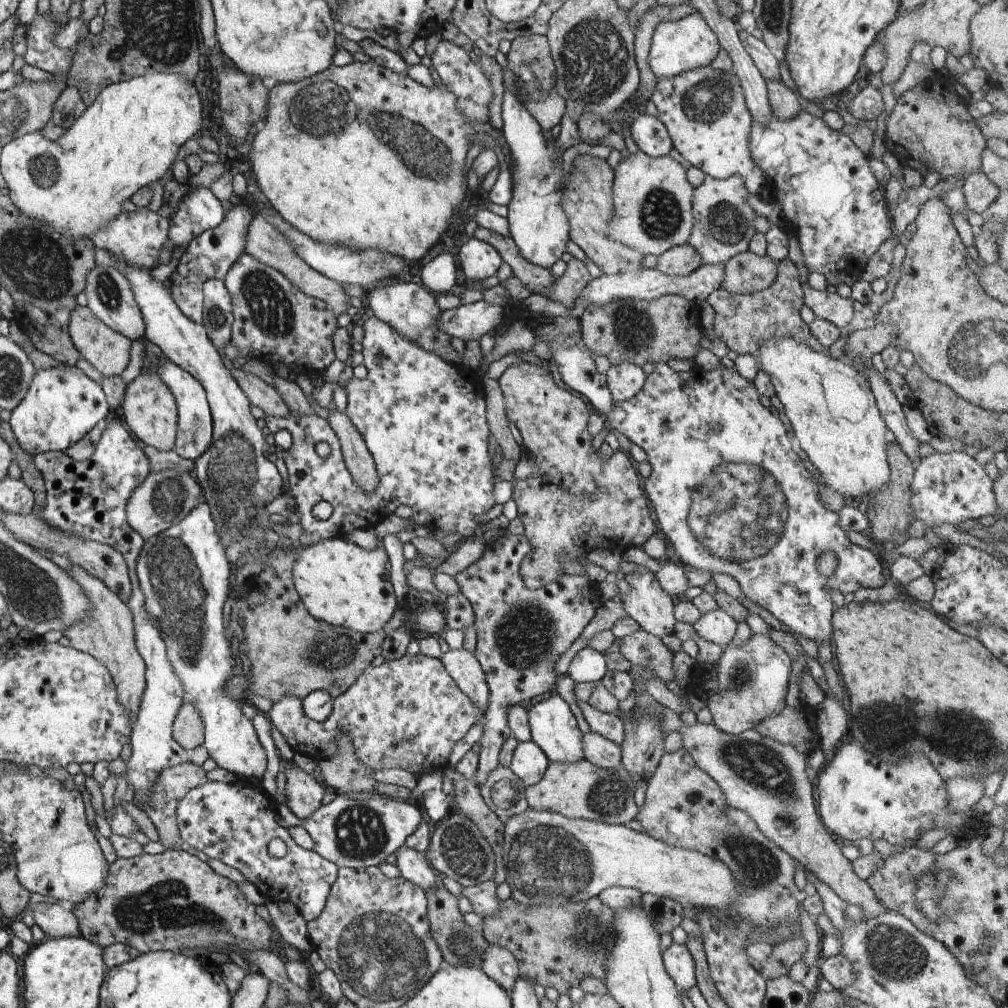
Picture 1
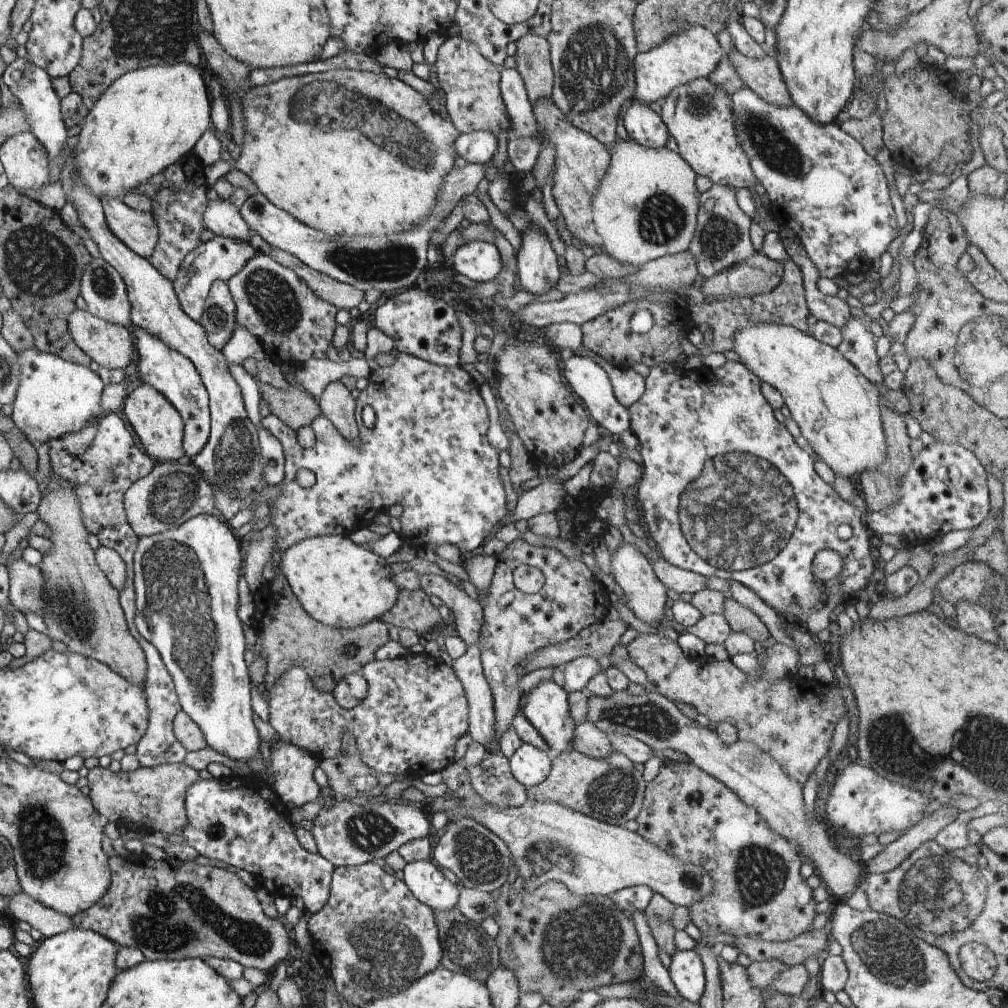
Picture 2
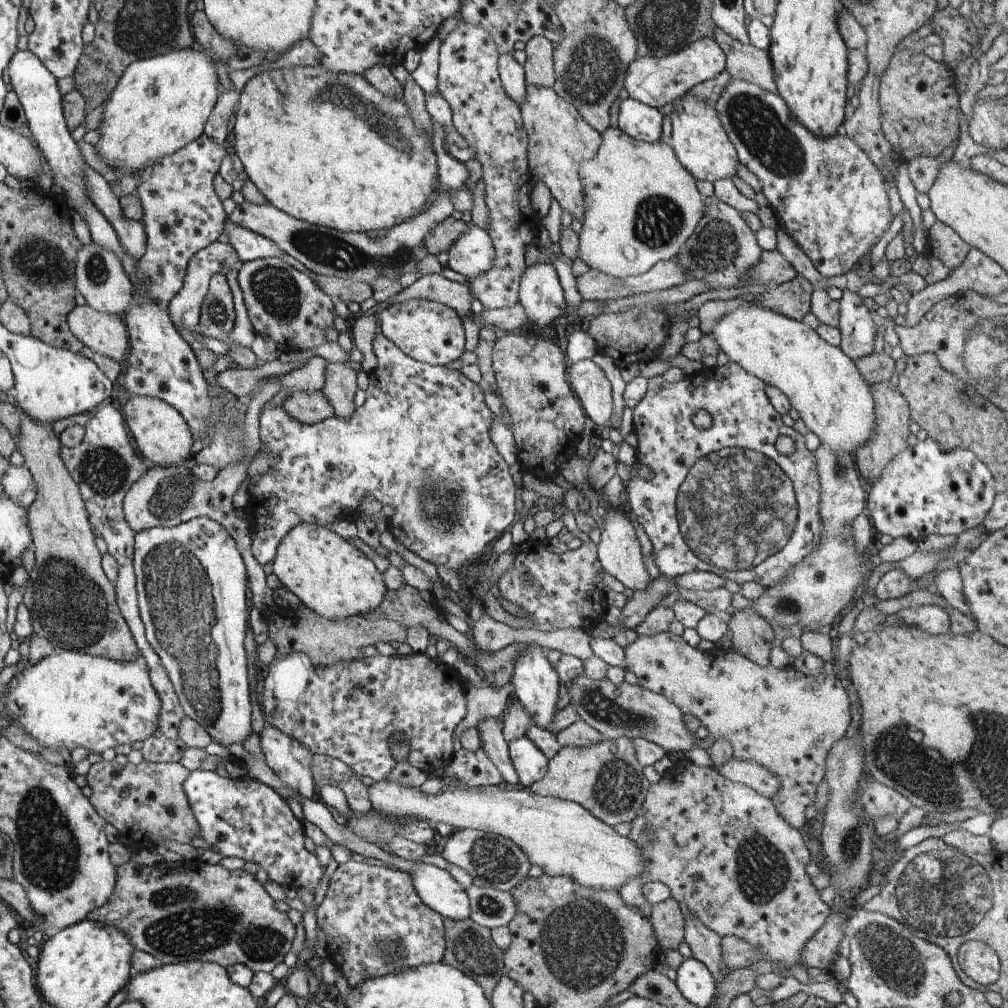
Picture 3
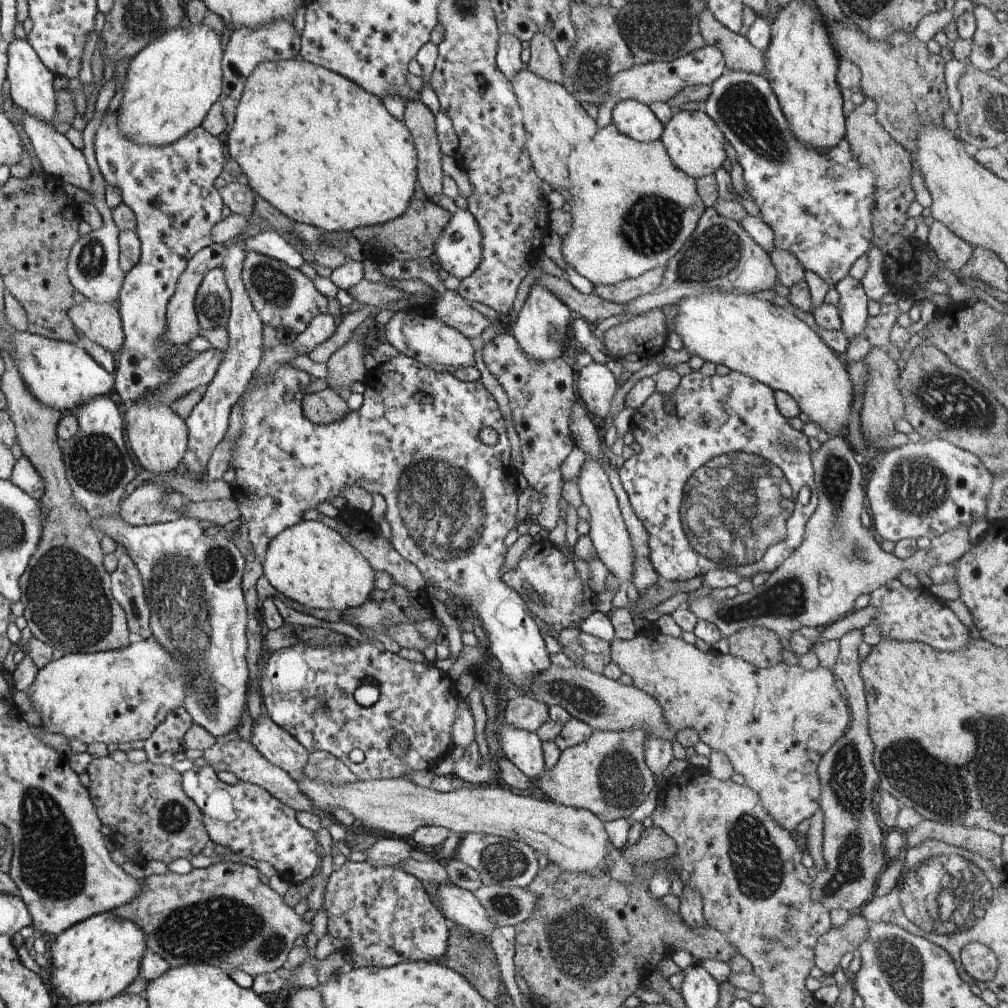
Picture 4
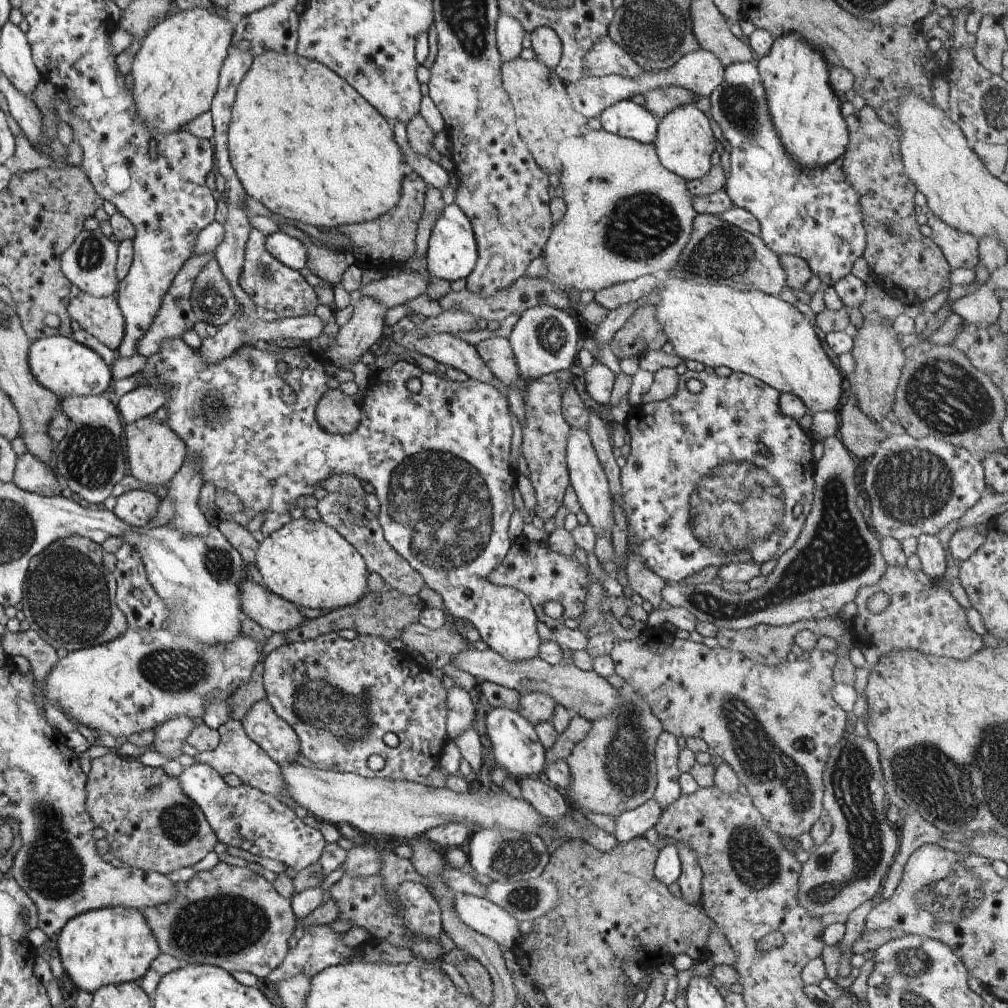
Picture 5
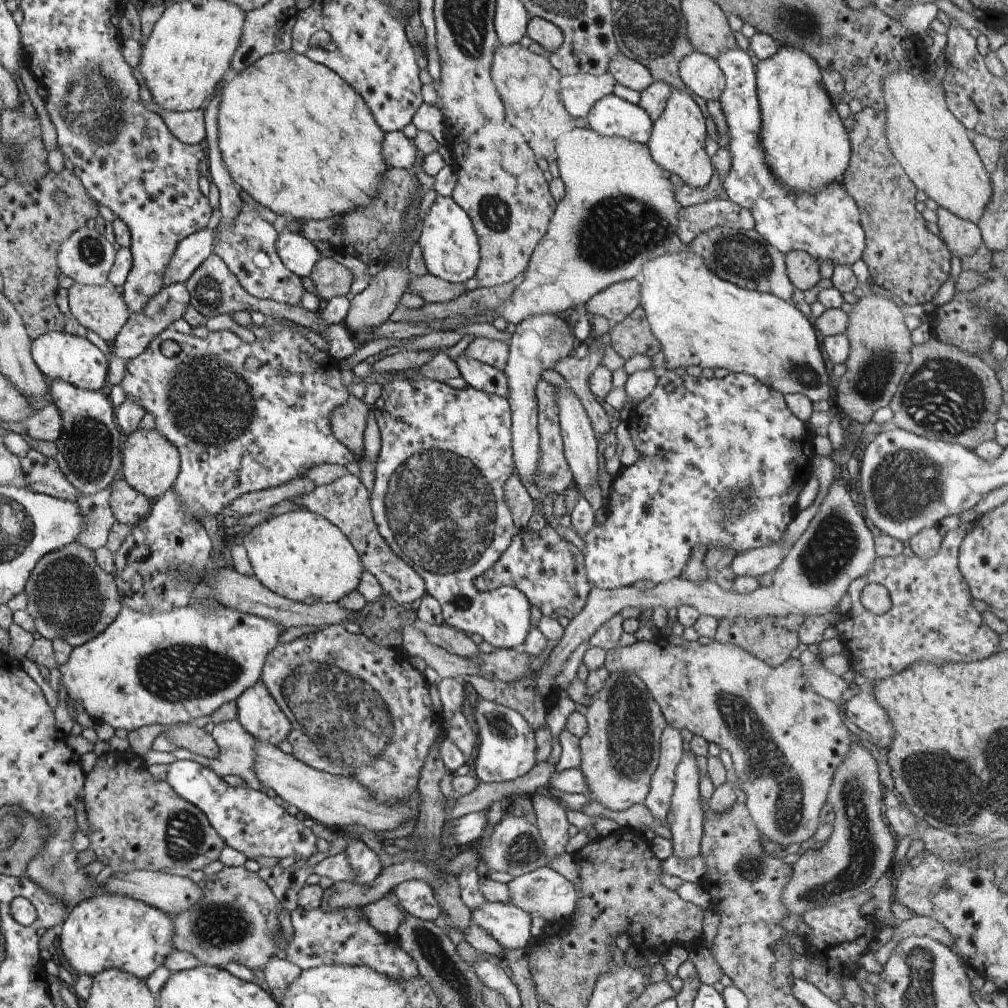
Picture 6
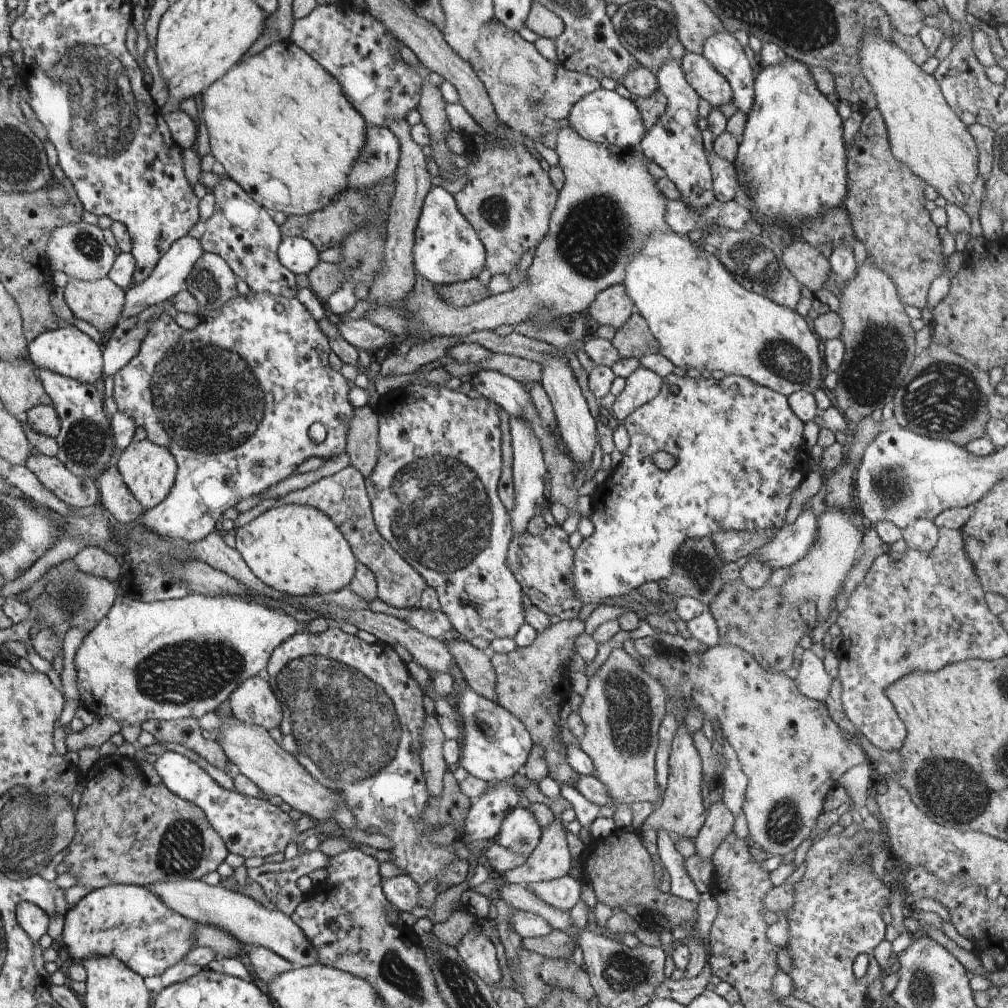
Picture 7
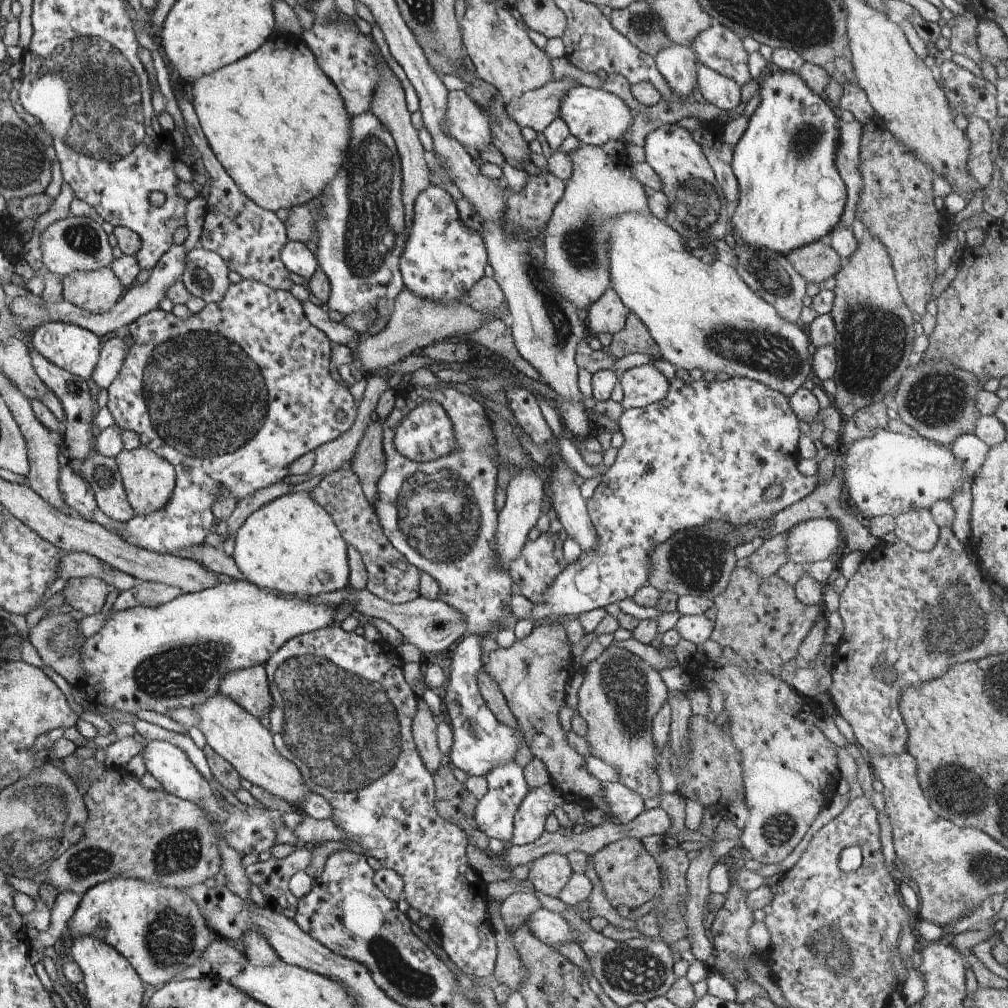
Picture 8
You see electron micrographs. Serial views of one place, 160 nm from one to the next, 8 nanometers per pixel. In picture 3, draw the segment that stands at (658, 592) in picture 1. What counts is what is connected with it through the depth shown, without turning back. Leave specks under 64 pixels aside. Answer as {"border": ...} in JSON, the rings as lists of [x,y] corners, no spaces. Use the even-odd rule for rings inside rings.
{"border":[[[603,507],[598,522],[604,527],[601,532],[600,544],[597,546],[598,560],[603,570],[620,580],[625,588],[631,588],[634,592],[646,590],[654,578],[645,568],[641,544],[638,542],[633,524],[625,510],[619,511]]]}

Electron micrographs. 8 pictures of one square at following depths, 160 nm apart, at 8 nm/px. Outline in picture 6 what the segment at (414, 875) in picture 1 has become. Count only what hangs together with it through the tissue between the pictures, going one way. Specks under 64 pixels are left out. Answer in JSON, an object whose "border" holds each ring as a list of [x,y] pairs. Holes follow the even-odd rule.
{"border":[[[484,901],[471,910],[471,919],[506,950],[524,950],[534,939],[530,933],[532,916],[510,902]]]}

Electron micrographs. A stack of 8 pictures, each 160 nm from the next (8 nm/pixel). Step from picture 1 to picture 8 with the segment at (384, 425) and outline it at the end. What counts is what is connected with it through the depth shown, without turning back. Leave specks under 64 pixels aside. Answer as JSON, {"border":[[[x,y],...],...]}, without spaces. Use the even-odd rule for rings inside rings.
{"border":[[[243,279],[238,284],[231,284],[220,302],[207,304],[197,314],[192,313],[184,320],[179,319],[173,312],[166,312],[158,307],[129,324],[129,330],[130,336],[133,338],[133,345],[127,352],[127,357],[118,376],[107,388],[108,410],[112,413],[116,425],[121,429],[134,430],[140,436],[142,445],[170,461],[176,470],[176,488],[173,490],[168,504],[158,509],[154,514],[132,517],[125,523],[125,528],[118,532],[125,542],[128,541],[130,544],[160,554],[171,554],[180,548],[194,546],[194,544],[201,545],[204,543],[206,534],[210,532],[210,528],[214,526],[213,508],[222,489],[232,493],[239,501],[256,493],[257,490],[279,483],[283,478],[286,478],[286,475],[288,476],[288,467],[294,460],[298,460],[300,456],[304,456],[310,450],[317,449],[319,446],[342,436],[353,427],[356,420],[356,402],[354,402],[352,394],[348,388],[340,386],[330,376],[330,340],[328,340],[328,336],[324,332],[320,332],[320,329],[310,322],[310,318],[305,314],[301,299],[296,298],[291,291],[274,290],[273,287],[266,286],[265,283]],[[412,387],[400,390],[395,396],[396,405],[393,410],[388,414],[386,418],[386,446],[384,446],[385,452],[385,469],[382,473],[378,484],[378,498],[373,502],[373,507],[375,508],[375,513],[377,514],[380,526],[386,535],[386,538],[392,543],[392,546],[403,554],[409,561],[418,568],[422,573],[429,574],[438,583],[441,594],[439,599],[442,602],[448,603],[453,606],[462,616],[465,622],[465,634],[466,635],[478,635],[479,637],[493,638],[496,633],[509,627],[508,624],[504,624],[509,620],[509,617],[513,615],[513,610],[510,608],[511,596],[513,595],[510,588],[514,584],[514,579],[509,573],[509,567],[504,566],[499,561],[499,556],[497,553],[497,544],[495,543],[495,534],[497,531],[498,515],[499,511],[496,508],[496,489],[498,484],[496,483],[496,475],[498,474],[499,468],[497,467],[497,462],[495,461],[495,450],[491,447],[491,420],[486,416],[484,407],[480,402],[474,400],[470,395],[462,394],[454,387],[447,388],[437,388],[436,390],[430,391],[425,387]],[[424,401],[434,401],[440,404],[442,408],[446,411],[448,418],[451,420],[453,433],[455,436],[455,447],[444,456],[438,457],[437,459],[432,459],[431,461],[416,462],[406,458],[403,454],[400,454],[395,447],[394,442],[392,442],[392,436],[394,436],[394,430],[399,427],[399,424],[403,422],[410,412],[412,412],[419,404]],[[338,412],[344,412],[346,418],[338,420]]]}

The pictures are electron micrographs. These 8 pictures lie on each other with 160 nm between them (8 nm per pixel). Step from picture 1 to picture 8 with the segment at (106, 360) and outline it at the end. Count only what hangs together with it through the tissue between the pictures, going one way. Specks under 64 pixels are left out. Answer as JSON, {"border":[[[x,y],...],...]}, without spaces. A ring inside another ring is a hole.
{"border":[[[113,270],[74,271],[63,279],[63,300],[99,315],[107,313],[124,294],[124,287]]]}

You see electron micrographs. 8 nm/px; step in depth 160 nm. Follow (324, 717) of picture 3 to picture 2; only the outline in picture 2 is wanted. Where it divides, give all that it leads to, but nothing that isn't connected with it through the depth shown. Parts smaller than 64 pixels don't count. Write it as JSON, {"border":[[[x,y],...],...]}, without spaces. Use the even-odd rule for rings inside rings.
{"border":[[[426,652],[419,654],[404,654],[396,657],[394,659],[377,660],[374,659],[368,663],[363,664],[361,668],[361,675],[366,679],[368,690],[367,695],[360,704],[354,706],[351,709],[342,708],[338,702],[336,702],[333,693],[325,693],[319,691],[317,687],[313,685],[311,678],[309,677],[308,670],[300,667],[292,667],[287,670],[275,684],[275,687],[269,693],[270,700],[269,704],[269,723],[272,728],[280,735],[280,742],[296,745],[304,750],[307,750],[311,755],[317,760],[334,758],[341,750],[342,744],[344,742],[341,740],[341,734],[344,731],[352,731],[353,734],[353,745],[359,750],[361,754],[361,759],[364,764],[367,764],[371,769],[379,771],[383,774],[397,774],[397,775],[408,775],[410,777],[421,778],[426,773],[441,772],[443,768],[446,768],[450,763],[454,762],[454,747],[456,746],[456,741],[467,734],[469,729],[468,713],[467,713],[467,698],[462,686],[462,683],[458,680],[456,673],[444,663],[440,658],[433,657]]]}

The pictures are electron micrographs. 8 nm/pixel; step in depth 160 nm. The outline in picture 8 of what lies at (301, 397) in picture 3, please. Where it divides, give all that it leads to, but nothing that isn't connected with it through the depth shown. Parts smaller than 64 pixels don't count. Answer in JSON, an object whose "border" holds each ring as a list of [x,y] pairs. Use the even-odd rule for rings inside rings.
{"border":[[[380,419],[368,423],[349,465],[358,475],[363,493],[372,506],[378,498],[376,485],[385,469],[385,452],[382,450],[382,424],[383,421]]]}

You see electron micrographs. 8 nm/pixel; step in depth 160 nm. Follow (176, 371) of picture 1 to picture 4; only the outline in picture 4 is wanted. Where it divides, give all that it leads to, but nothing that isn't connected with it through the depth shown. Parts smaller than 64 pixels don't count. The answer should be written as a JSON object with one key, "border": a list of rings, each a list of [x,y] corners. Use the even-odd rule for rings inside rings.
{"border":[[[106,112],[102,124],[96,132],[94,144],[94,152],[100,172],[102,173],[104,180],[110,186],[120,188],[120,194],[123,200],[122,202],[126,203],[134,211],[137,220],[136,232],[141,239],[141,258],[138,261],[138,264],[134,265],[134,268],[130,269],[126,273],[121,297],[117,300],[119,309],[121,310],[122,322],[125,323],[126,342],[125,348],[122,349],[122,354],[117,356],[117,367],[115,370],[115,373],[117,374],[116,392],[126,401],[126,403],[131,403],[148,397],[153,391],[160,389],[163,385],[168,385],[175,377],[176,371],[174,371],[174,368],[171,368],[170,360],[174,355],[178,355],[179,352],[177,351],[176,345],[172,346],[172,344],[165,341],[165,334],[168,326],[168,304],[172,300],[173,294],[176,292],[180,278],[188,268],[189,261],[192,260],[198,252],[213,243],[214,228],[219,222],[222,222],[222,218],[226,218],[226,198],[222,198],[222,190],[218,190],[218,188],[216,188],[216,178],[220,176],[220,172],[222,172],[222,168],[224,168],[224,160],[226,160],[226,158],[224,158],[224,146],[222,146],[222,142],[218,140],[217,136],[211,135],[203,126],[185,134],[180,141],[176,141],[170,146],[155,147],[139,145],[138,143],[127,139],[121,132],[117,123],[117,112],[113,114],[107,114]]]}

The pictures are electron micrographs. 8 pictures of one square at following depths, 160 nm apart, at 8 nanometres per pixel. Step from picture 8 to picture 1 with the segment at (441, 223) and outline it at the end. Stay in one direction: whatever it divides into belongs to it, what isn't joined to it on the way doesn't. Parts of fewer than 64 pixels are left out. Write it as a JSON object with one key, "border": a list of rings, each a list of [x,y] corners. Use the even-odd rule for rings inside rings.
{"border":[[[475,236],[461,246],[459,260],[464,274],[475,282],[496,274],[503,261],[491,244],[478,240]]]}

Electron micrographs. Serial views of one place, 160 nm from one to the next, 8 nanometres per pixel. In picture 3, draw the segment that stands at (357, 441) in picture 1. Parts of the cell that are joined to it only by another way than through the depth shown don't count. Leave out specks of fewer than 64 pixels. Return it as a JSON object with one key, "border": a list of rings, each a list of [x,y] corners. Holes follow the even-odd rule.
{"border":[[[327,362],[325,383],[322,392],[333,406],[334,416],[350,419],[354,412],[354,394],[356,394],[356,378],[358,374],[345,363]]]}

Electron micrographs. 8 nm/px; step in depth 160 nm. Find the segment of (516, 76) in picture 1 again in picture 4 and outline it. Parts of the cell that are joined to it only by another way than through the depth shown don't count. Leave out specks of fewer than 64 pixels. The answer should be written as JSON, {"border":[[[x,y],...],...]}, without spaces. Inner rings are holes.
{"border":[[[542,31],[537,32],[530,40],[531,59],[526,68],[551,83],[564,83],[562,58],[551,38]]]}

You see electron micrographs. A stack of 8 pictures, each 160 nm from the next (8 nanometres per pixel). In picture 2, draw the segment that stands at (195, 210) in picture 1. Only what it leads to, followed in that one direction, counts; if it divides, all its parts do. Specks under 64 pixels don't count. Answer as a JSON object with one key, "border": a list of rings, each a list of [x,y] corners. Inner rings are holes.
{"border":[[[211,200],[204,212],[205,228],[212,234],[249,241],[249,228],[240,210],[229,201]]]}

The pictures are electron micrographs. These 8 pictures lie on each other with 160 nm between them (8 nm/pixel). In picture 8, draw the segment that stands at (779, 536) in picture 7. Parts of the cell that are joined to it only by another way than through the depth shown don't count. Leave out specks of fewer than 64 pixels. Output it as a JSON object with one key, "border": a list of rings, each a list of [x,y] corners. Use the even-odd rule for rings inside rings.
{"border":[[[810,519],[795,524],[785,533],[787,560],[796,564],[812,564],[832,559],[837,561],[836,548],[840,544],[838,522],[828,519]]]}

